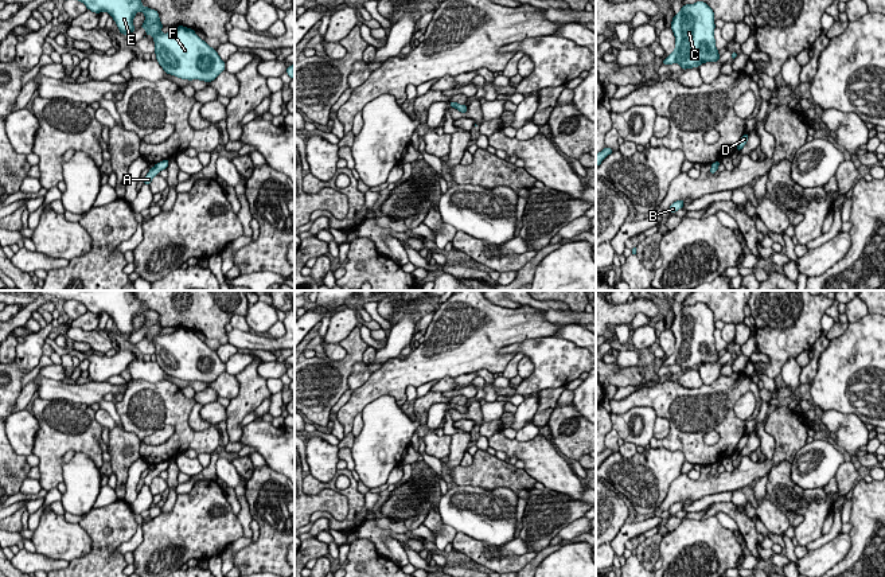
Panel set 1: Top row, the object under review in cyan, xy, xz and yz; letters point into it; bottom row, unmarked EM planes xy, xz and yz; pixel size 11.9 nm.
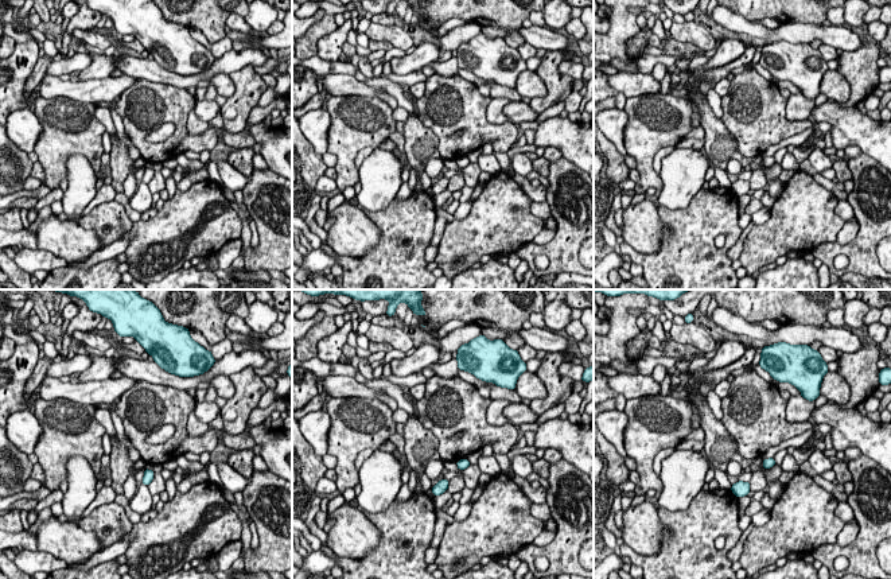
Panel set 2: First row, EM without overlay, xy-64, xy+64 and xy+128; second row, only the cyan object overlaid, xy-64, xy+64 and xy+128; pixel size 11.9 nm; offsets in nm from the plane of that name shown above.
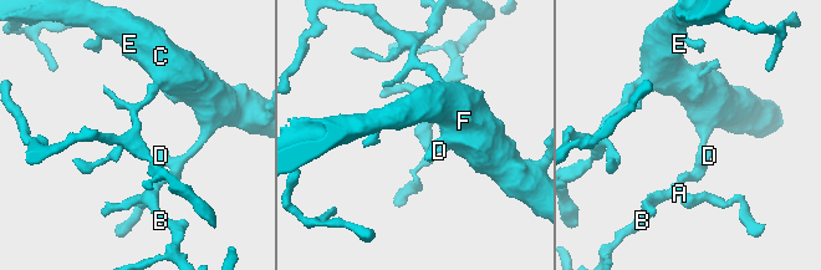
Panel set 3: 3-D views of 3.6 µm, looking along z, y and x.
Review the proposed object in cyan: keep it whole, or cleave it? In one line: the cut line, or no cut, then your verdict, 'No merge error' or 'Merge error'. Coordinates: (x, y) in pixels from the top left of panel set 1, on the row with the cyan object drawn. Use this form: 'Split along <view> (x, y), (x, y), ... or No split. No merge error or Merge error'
No split. No merge error

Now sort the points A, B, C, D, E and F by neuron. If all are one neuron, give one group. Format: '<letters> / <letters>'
A B C D E F

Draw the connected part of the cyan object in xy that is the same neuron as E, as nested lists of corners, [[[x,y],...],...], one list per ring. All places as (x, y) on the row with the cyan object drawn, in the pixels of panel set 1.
[[[78,0],[91,12],[108,12],[118,30],[129,35],[136,28],[133,17],[139,11],[145,16],[140,28],[145,28],[145,36],[152,35],[156,61],[167,74],[182,79],[214,81],[225,71],[225,61],[217,50],[202,40],[194,30],[176,26],[171,32],[163,34],[159,12],[143,5],[141,0]]]

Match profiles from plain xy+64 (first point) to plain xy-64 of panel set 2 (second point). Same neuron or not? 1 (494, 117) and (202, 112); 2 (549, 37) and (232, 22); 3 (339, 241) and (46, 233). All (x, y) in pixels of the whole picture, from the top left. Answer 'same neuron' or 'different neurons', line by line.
1: different neurons
2: different neurons
3: same neuron

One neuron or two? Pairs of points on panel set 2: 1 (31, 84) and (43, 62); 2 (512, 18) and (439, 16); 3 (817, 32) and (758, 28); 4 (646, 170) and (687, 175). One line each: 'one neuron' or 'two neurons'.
1: one neuron
2: one neuron
3: one neuron
4: two neurons

